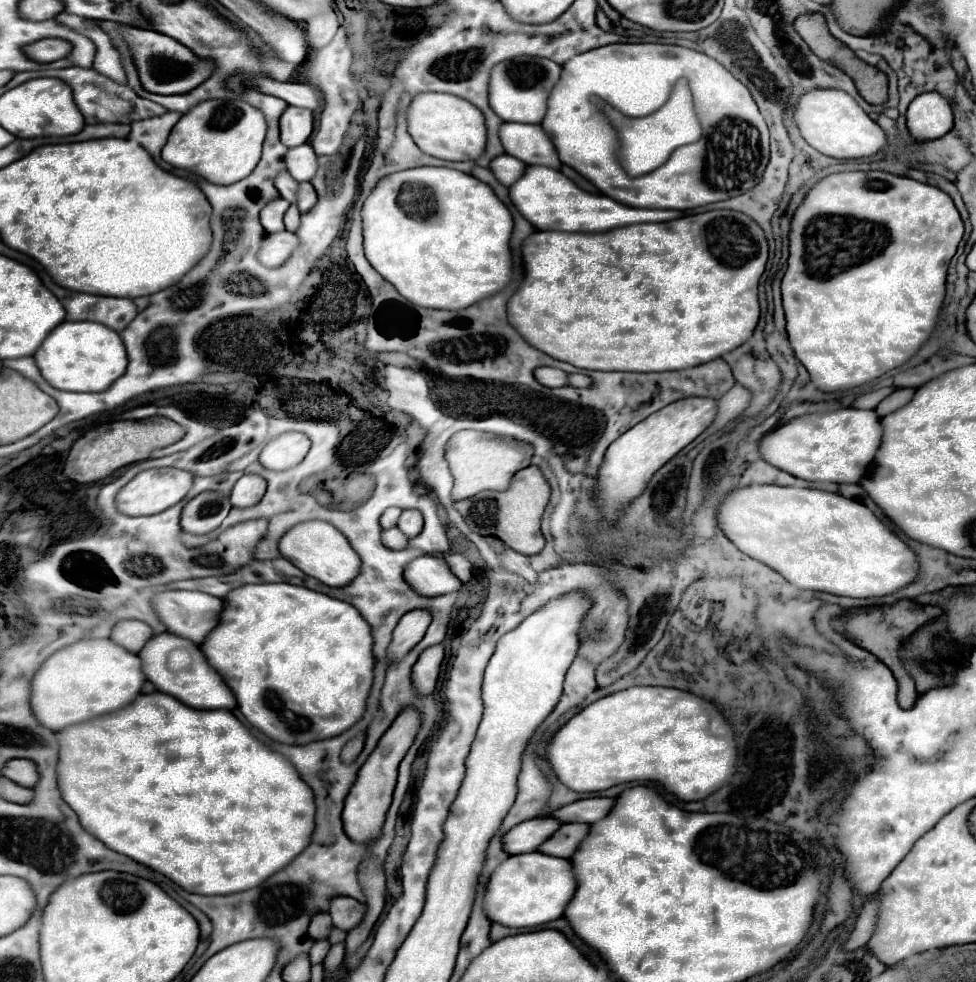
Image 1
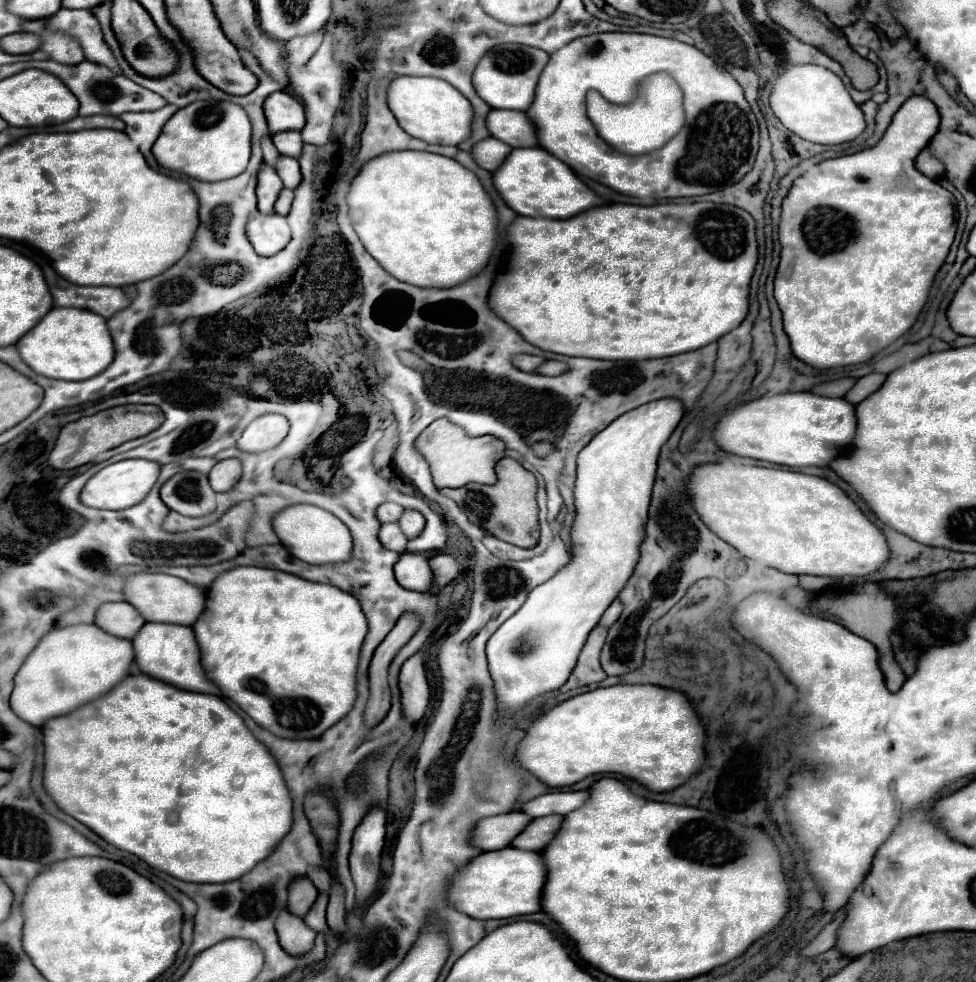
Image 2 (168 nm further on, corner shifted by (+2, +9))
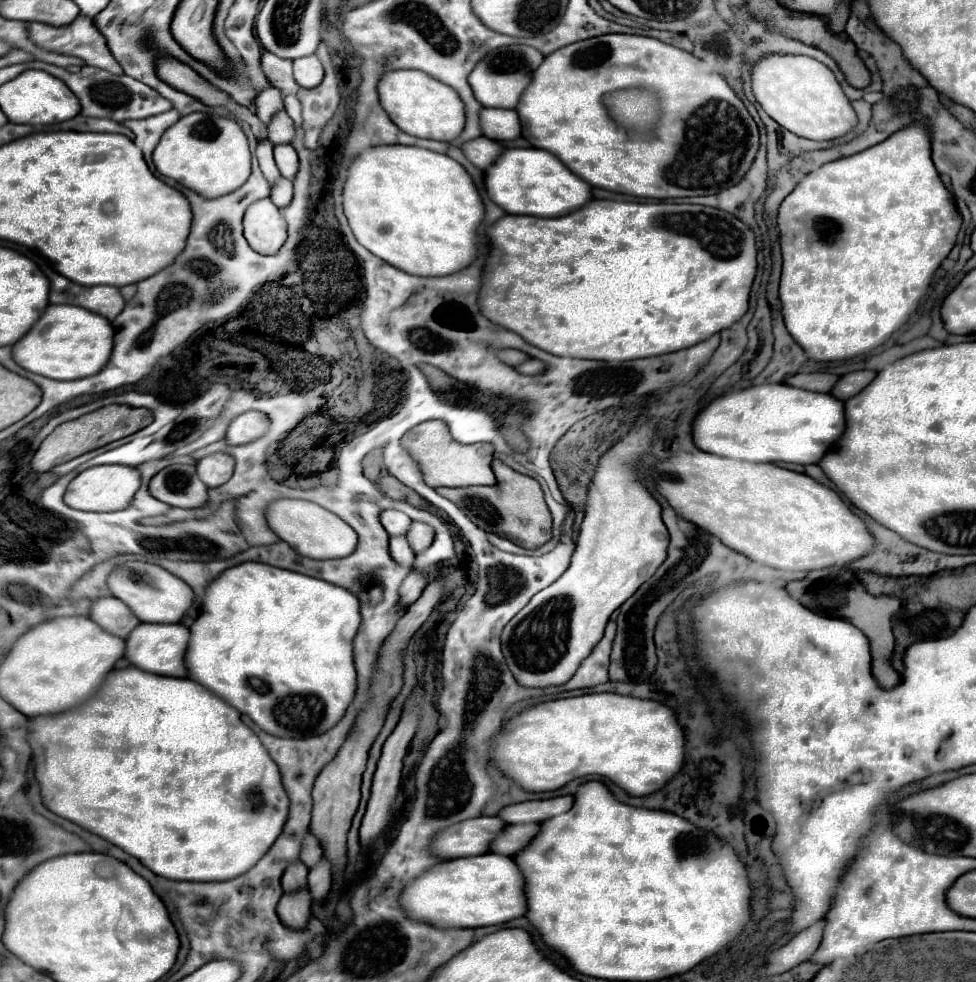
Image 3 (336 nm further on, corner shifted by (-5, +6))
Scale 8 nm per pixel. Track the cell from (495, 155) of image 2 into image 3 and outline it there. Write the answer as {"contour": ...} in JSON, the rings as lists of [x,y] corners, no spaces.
{"contour":[[[479,136],[479,140],[471,140],[471,142],[463,144],[461,150],[467,156],[467,160],[473,162],[473,166],[477,166],[481,170],[491,166],[503,152],[503,148],[495,140],[487,140],[485,136]]]}

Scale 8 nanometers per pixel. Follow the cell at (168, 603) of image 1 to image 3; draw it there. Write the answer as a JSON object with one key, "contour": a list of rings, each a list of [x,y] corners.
{"contour":[[[133,560],[133,562],[123,564],[121,568],[117,568],[109,574],[107,586],[109,586],[111,594],[115,598],[123,600],[141,622],[175,624],[183,618],[183,614],[187,612],[187,608],[193,602],[193,590],[183,580],[179,580],[165,568],[161,568],[157,564],[149,564],[149,562]]]}

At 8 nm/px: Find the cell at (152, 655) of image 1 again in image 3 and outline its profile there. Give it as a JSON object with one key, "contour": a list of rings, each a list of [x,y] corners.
{"contour":[[[141,622],[139,628],[135,628],[135,632],[131,632],[131,636],[127,636],[125,640],[127,644],[125,658],[133,666],[143,668],[145,672],[185,678],[187,670],[185,670],[183,656],[187,650],[187,640],[189,640],[189,630],[181,624],[143,624]]]}

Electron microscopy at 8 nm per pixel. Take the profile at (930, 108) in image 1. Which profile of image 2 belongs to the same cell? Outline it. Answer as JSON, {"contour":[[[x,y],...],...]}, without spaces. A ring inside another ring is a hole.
{"contour":[[[914,95],[898,109],[876,147],[822,161],[794,181],[782,203],[782,253],[774,277],[774,297],[782,311],[784,331],[790,337],[792,353],[800,361],[816,369],[866,363],[916,323],[928,299],[934,275],[948,257],[956,233],[954,195],[914,167],[914,157],[930,143],[938,125],[938,107],[932,105],[928,97]],[[822,209],[842,209],[856,221],[854,241],[838,253],[818,255],[808,245],[808,227],[822,221]]]}

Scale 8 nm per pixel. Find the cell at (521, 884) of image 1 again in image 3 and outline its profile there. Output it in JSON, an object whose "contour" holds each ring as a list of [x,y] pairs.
{"contour":[[[481,854],[469,858],[443,860],[435,868],[421,872],[403,888],[399,900],[407,916],[437,928],[479,928],[503,924],[525,914],[523,876],[509,856]]]}

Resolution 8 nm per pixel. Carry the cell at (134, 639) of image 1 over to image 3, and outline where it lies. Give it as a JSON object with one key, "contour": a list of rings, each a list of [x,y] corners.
{"contour":[[[115,596],[97,598],[91,604],[89,618],[97,622],[105,632],[119,638],[127,638],[127,634],[139,624],[139,620],[131,614],[131,610]]]}

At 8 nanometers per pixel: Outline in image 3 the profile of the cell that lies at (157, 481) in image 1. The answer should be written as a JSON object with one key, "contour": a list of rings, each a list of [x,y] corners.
{"contour":[[[93,466],[77,474],[63,496],[65,504],[69,504],[75,510],[89,510],[89,512],[115,512],[123,510],[131,504],[135,492],[139,490],[141,478],[139,472],[131,466]]]}

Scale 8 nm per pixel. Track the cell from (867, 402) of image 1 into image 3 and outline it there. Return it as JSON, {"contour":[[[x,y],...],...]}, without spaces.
{"contour":[[[797,372],[793,376],[785,378],[785,384],[789,386],[797,386],[803,390],[813,390],[813,392],[829,392],[829,388],[839,380],[839,376],[835,374],[827,374],[827,372]]]}

